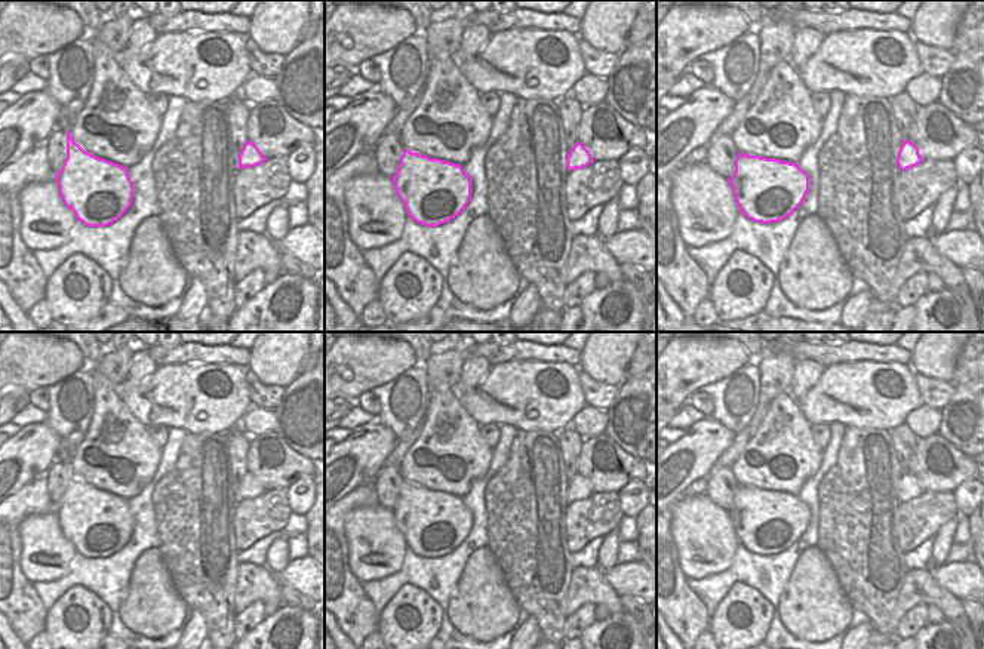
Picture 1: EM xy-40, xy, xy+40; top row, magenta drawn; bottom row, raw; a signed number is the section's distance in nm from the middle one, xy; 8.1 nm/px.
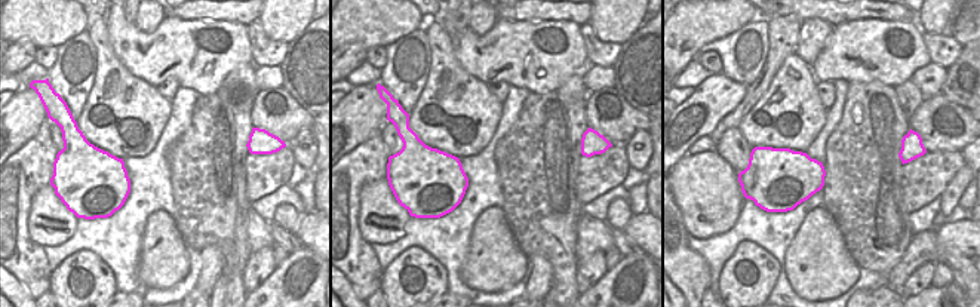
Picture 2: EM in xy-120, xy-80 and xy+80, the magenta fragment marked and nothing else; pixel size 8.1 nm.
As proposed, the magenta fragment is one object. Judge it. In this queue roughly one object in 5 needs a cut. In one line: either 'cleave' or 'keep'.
keep

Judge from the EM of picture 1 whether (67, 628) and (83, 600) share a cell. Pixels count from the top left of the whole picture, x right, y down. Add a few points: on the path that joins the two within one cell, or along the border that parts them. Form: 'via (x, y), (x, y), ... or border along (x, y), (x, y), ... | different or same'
via (76, 627), (89, 615), (88, 609) | same

